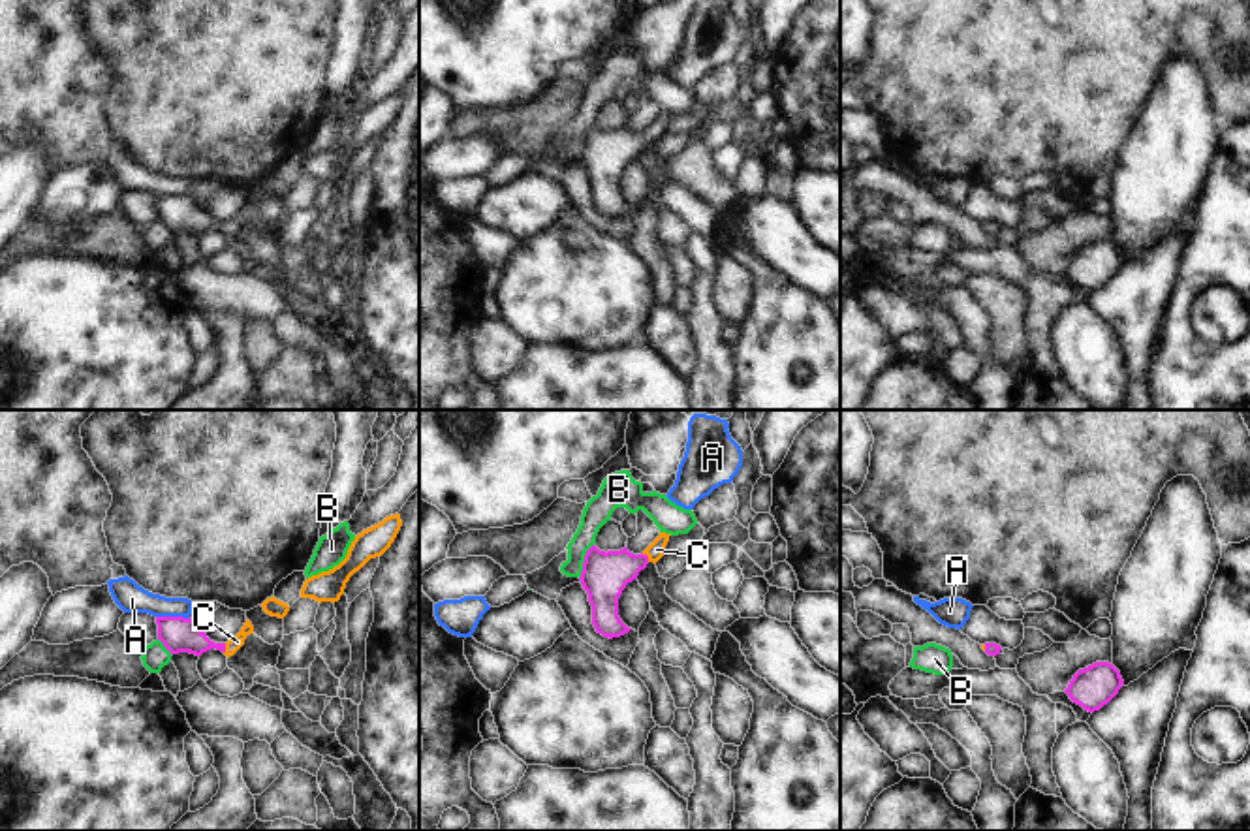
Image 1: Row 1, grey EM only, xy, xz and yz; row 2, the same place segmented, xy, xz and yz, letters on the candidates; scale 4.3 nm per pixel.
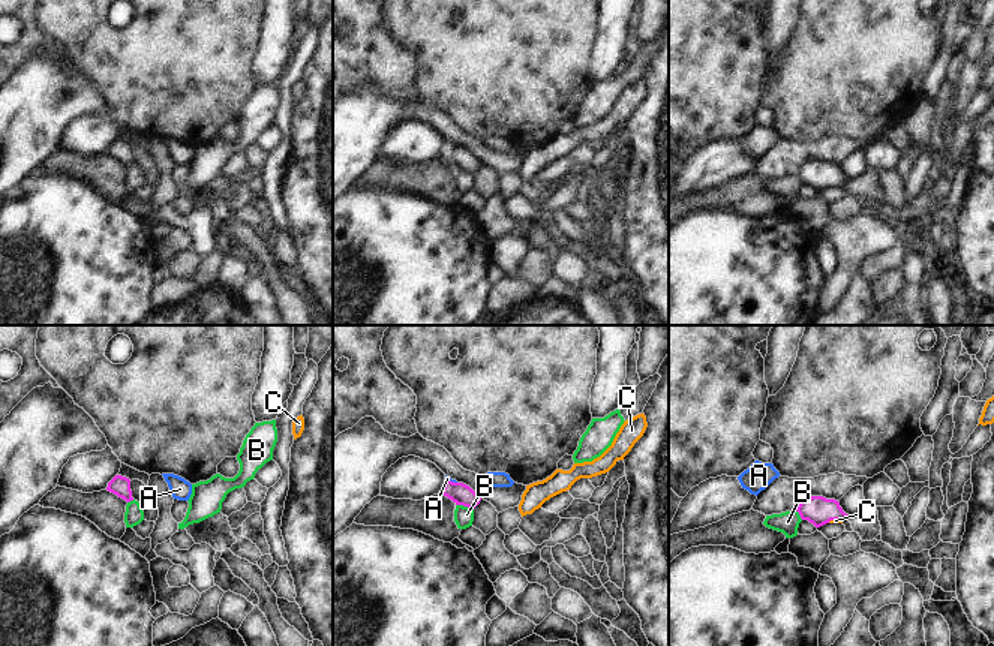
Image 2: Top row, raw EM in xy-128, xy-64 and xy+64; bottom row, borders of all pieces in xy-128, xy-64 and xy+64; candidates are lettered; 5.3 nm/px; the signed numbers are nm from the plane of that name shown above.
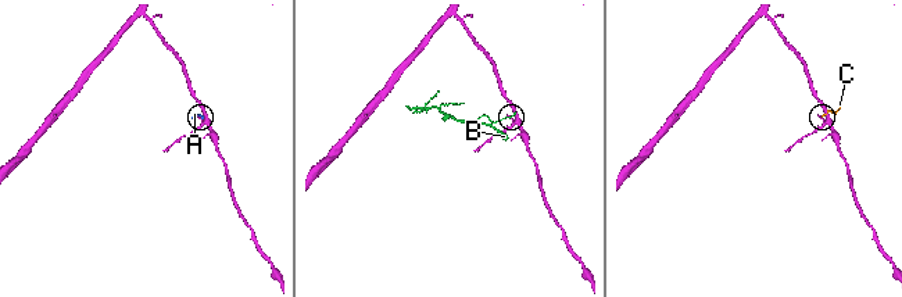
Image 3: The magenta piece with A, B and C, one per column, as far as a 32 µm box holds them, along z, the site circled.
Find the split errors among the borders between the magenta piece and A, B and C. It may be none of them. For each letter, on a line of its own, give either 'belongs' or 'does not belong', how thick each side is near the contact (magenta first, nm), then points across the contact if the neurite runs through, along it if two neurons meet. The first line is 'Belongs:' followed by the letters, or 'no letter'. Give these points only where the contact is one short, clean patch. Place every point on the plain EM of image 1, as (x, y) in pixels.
Belongs: C
A: does not belong | 150/130 nm | along xy (156, 194), (183, 194), (188, 198)
B: does not belong | 200/120 nm | along xz (593, 123), (585, 134), (579, 156)
C: belongs | 200/80 nm | across xz (604, 155), (647, 136), (656, 128)

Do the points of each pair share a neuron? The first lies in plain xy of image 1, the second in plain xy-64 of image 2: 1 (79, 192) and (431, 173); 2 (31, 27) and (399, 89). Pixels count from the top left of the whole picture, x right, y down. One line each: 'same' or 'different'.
1: different
2: same

